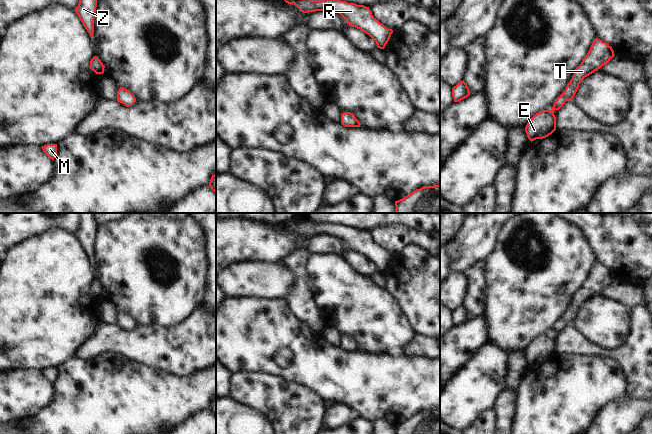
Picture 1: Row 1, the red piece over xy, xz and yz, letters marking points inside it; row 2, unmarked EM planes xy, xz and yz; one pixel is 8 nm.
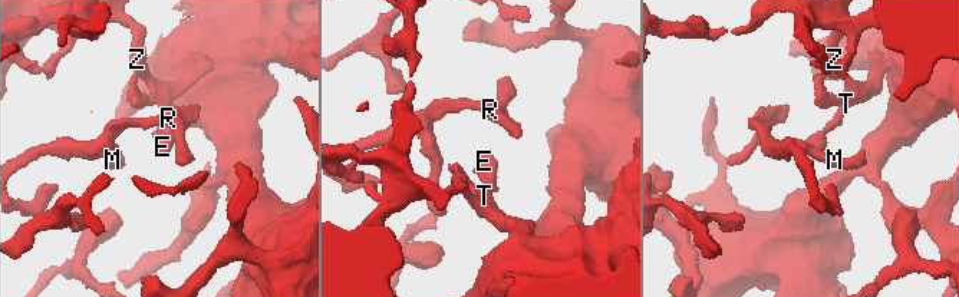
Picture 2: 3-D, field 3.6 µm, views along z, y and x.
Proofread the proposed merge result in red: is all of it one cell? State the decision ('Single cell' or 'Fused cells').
Single cell.

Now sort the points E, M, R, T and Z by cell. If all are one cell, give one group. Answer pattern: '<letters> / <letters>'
E M R T Z

